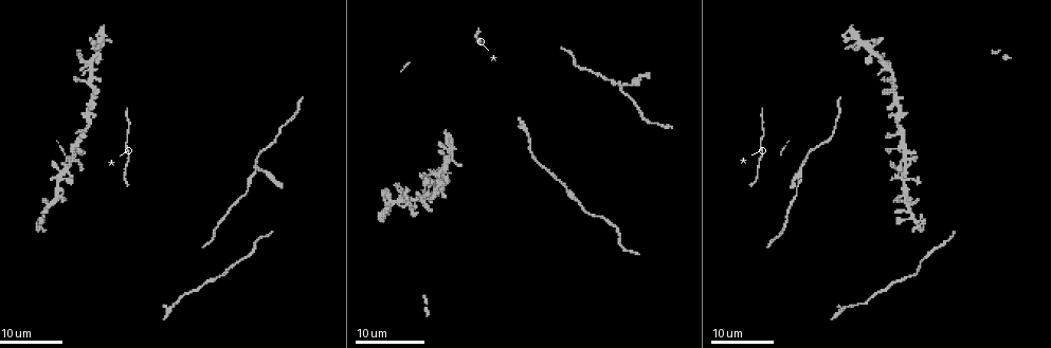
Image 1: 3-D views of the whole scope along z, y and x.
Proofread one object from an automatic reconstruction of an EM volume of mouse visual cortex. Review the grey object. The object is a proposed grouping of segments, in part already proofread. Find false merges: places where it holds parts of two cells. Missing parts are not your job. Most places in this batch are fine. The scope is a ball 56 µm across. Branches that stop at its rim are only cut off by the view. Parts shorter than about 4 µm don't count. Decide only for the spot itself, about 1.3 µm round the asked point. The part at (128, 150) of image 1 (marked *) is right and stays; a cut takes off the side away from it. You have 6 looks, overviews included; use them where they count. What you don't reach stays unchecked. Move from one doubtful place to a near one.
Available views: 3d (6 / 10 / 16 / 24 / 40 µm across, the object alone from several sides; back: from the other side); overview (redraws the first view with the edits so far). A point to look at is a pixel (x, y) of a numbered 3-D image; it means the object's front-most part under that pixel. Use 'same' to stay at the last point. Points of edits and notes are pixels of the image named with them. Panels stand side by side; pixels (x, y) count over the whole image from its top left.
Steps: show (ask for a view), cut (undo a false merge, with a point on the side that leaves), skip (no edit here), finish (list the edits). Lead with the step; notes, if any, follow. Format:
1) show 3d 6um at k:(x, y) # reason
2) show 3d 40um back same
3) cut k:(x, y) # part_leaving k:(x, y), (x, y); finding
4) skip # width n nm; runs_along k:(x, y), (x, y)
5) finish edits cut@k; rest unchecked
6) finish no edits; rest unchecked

show 3d 16um at 1:(441, 195) # a fork

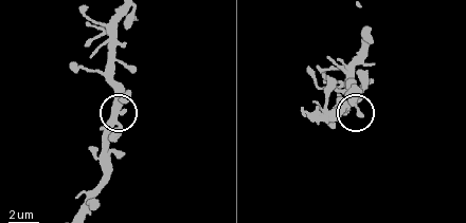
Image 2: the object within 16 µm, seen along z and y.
show 3d 6um at 2:(123, 111)

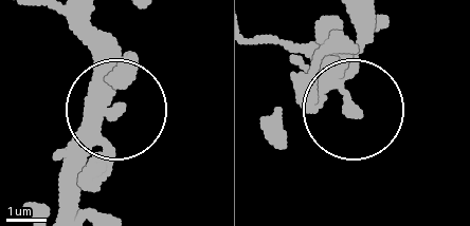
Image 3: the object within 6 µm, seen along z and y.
skip # arms 3; continuous, no second cell

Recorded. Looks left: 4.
show 3d 16um at 1:(573, 196) # thick turns thin

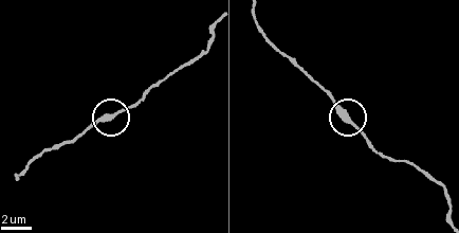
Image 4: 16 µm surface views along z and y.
show 3d 10um at 4:(113, 114) # closer look

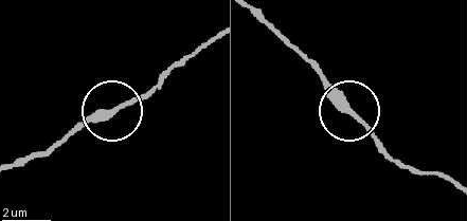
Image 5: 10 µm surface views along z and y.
show 3d 10um back at 5:(348, 111) # from behind

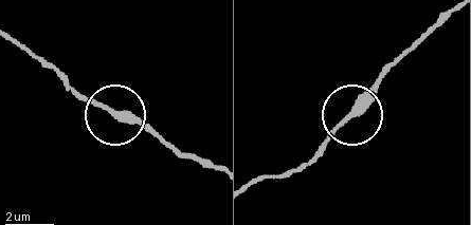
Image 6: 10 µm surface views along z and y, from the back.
skip # width 270 nm; continuous, no second cell

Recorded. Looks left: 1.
finish no edits; rest unchecked

